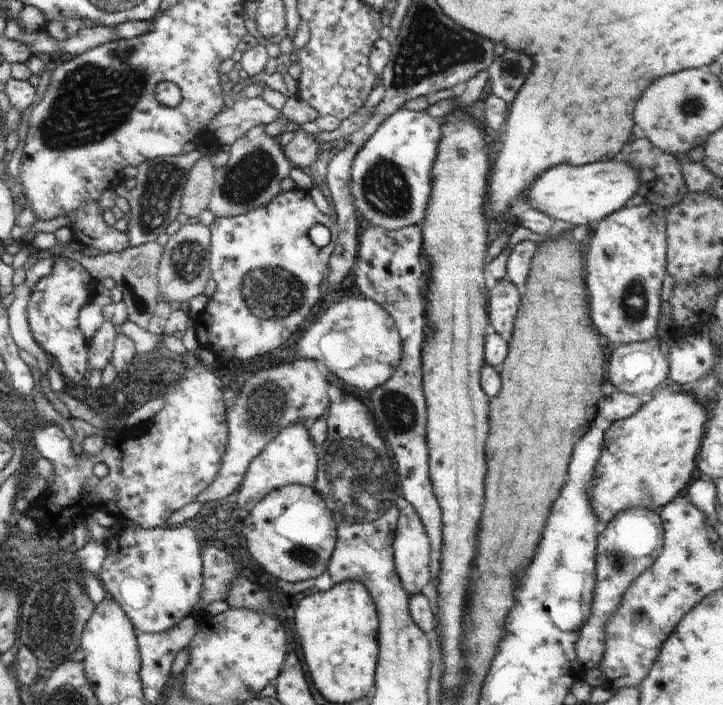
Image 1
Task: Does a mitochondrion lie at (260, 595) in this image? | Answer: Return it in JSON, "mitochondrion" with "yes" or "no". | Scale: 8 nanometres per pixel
{"mitochondrion":"no"}

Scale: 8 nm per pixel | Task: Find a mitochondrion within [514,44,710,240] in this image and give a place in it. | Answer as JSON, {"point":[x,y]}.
{"point":[692,106]}

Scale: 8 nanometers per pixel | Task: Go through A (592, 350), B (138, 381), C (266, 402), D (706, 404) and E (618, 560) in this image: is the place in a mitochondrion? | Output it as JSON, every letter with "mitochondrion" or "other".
{"A":"other","B":"mitochondrion","C":"mitochondrion","D":"other","E":"mitochondrion"}

